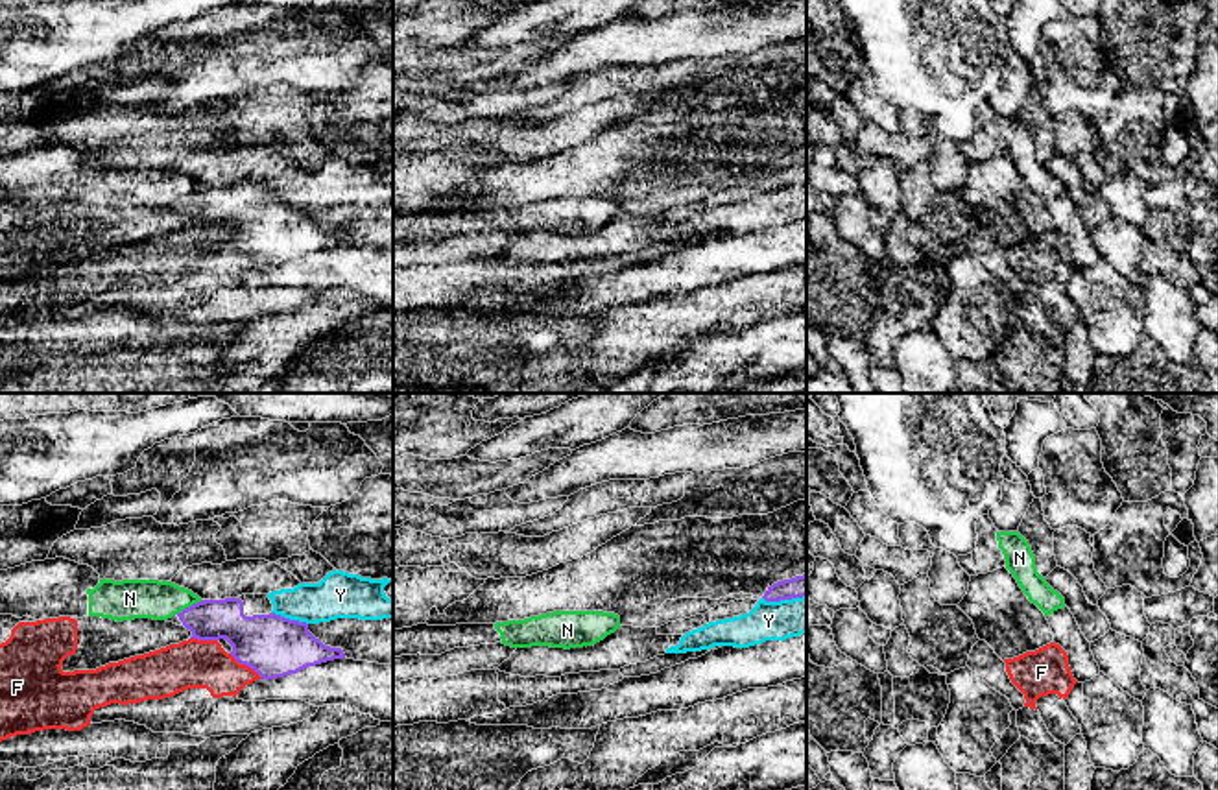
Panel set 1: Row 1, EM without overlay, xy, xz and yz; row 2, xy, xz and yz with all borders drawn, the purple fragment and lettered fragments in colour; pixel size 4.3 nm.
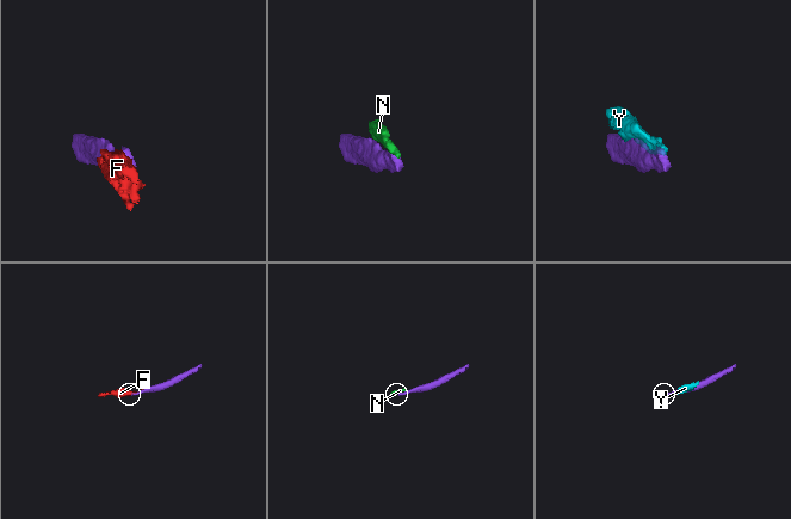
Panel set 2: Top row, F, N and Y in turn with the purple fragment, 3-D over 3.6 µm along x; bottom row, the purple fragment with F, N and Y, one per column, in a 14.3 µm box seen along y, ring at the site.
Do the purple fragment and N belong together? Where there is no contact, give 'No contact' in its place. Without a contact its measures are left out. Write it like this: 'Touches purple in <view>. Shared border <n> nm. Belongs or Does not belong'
Touches purple in xy. Shared border 130 nm. Does not belong

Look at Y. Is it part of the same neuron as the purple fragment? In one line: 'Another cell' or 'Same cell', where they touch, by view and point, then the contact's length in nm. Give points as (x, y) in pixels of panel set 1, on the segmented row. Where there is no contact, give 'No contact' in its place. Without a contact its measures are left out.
Another cell. Touches purple at xy (288, 619). Shared border 170 nm

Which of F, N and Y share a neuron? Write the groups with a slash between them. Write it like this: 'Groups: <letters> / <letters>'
Groups: F / N / Y

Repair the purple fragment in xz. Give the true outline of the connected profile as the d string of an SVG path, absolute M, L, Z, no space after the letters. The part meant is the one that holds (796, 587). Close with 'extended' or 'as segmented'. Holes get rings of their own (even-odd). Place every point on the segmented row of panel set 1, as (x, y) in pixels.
M806 574L773 583L762 598L766 602L781 602L803 596L806 596Z | as segmented

